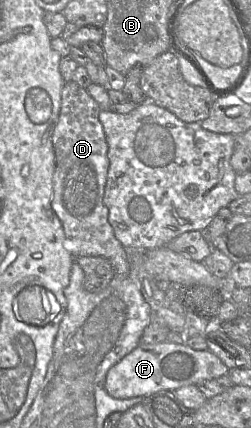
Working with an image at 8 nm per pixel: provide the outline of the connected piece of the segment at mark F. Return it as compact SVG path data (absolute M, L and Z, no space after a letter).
M141 344L108 371L104 389L115 399L146 397L153 393L197 385L227 375L227 366L210 350L194 350L185 344Z

